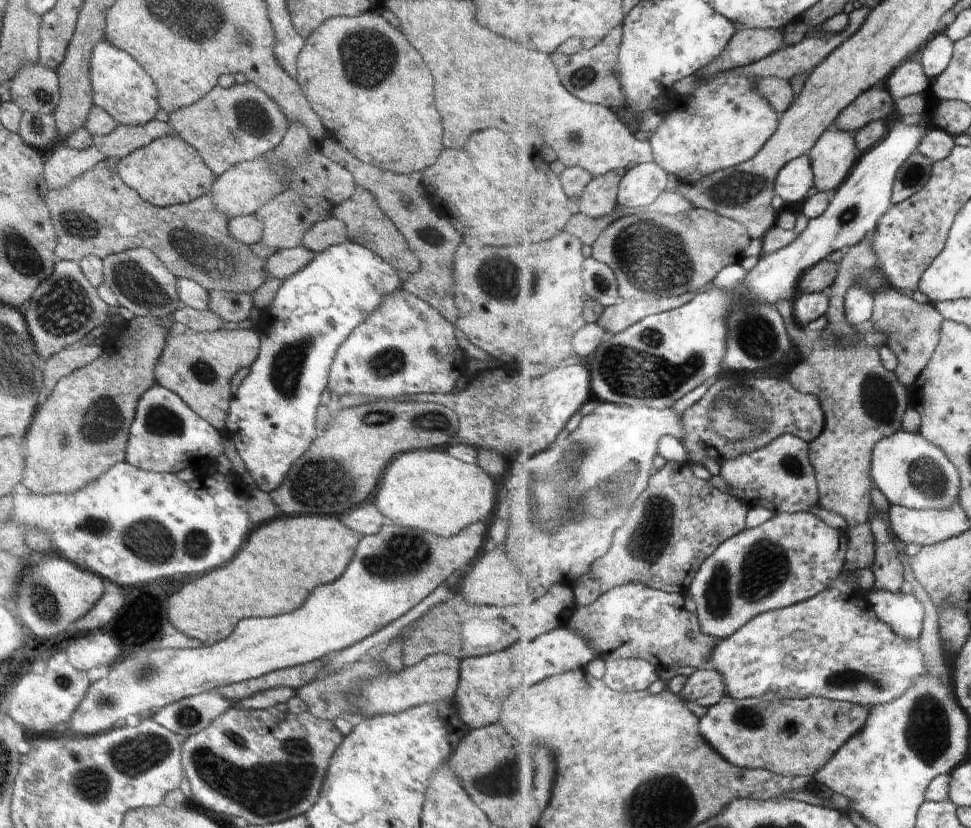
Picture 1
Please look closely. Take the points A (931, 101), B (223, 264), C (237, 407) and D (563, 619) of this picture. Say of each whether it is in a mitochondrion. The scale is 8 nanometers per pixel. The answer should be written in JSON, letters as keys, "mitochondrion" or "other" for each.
{"A":"other","B":"mitochondrion","C":"other","D":"other"}

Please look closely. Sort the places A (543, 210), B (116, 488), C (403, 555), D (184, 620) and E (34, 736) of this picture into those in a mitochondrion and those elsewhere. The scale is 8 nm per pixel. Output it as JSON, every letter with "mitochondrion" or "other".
{"A":"other","B":"other","C":"mitochondrion","D":"other","E":"other"}

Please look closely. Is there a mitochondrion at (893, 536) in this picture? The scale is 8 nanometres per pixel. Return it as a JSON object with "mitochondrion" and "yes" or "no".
{"mitochondrion":"no"}

